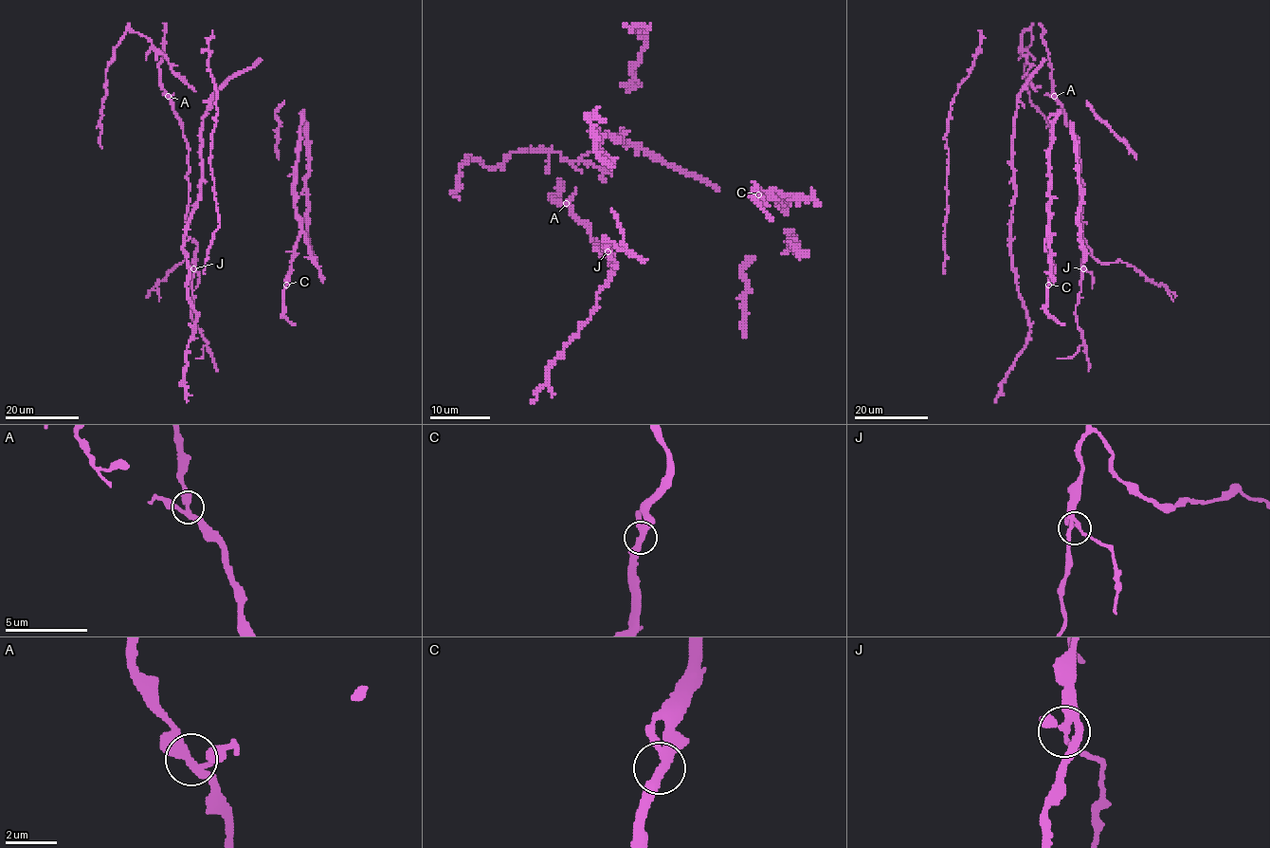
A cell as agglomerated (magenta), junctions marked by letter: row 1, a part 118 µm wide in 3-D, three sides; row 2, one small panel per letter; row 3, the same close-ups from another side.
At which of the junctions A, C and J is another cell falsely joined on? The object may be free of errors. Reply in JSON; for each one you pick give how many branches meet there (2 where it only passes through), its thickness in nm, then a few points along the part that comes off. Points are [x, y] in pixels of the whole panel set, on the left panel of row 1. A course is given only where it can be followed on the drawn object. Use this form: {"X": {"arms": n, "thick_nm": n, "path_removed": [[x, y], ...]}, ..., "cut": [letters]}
{"cut": []}

